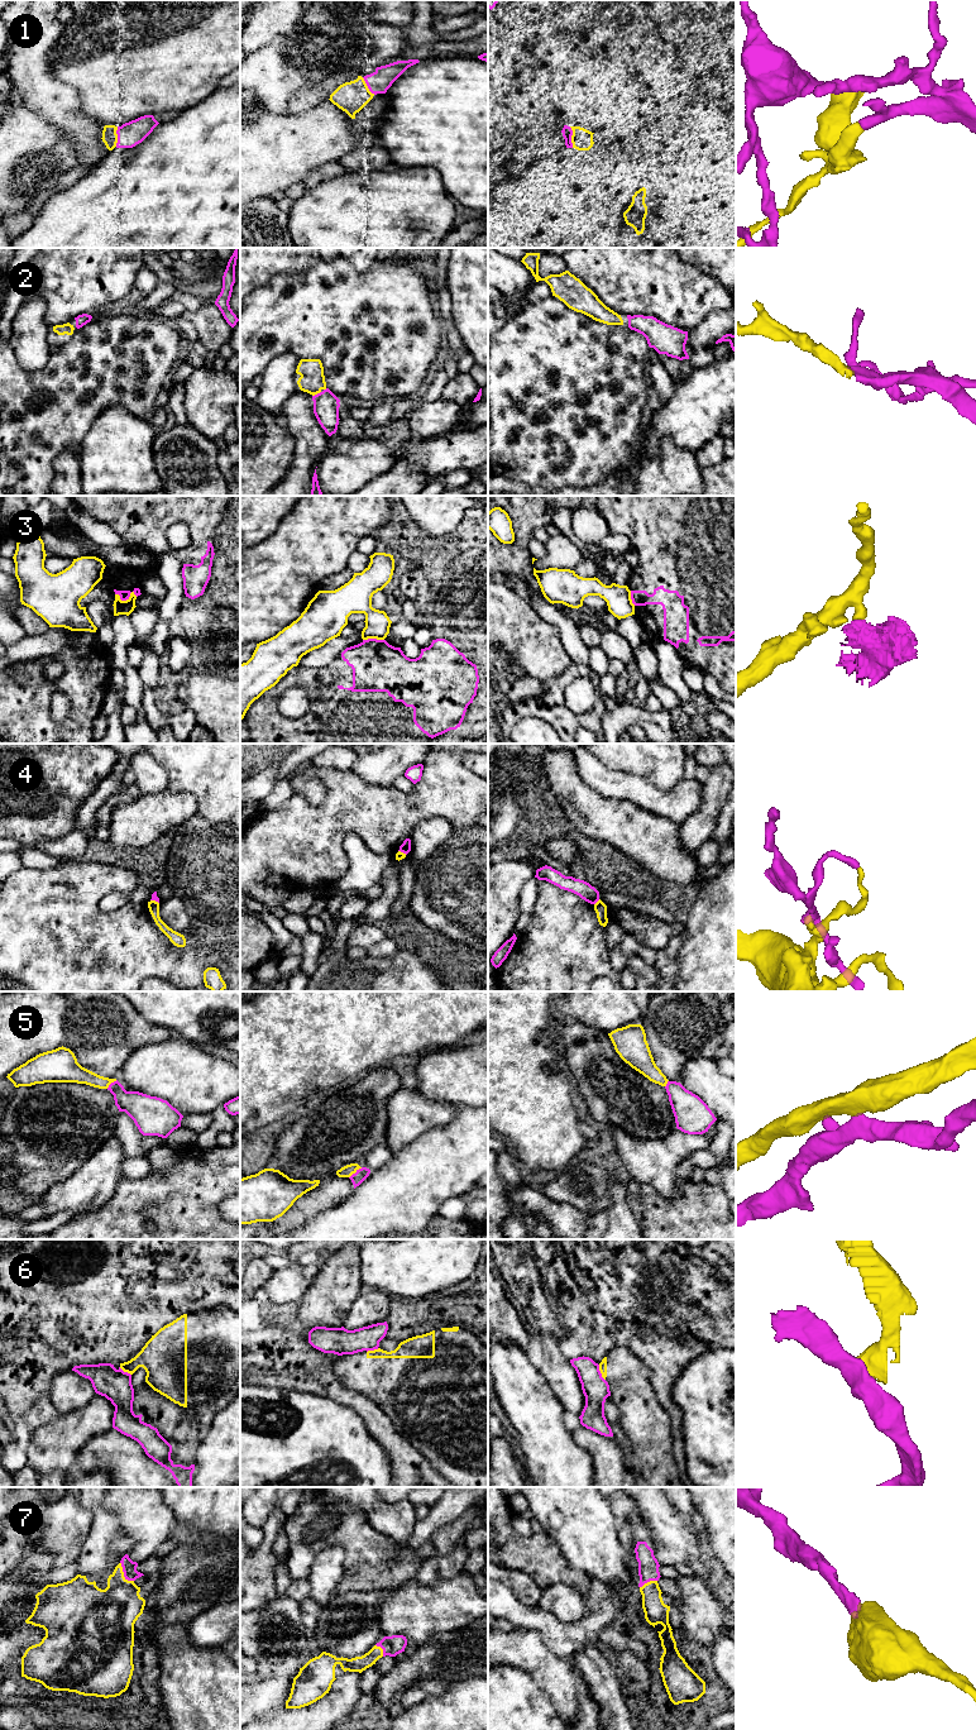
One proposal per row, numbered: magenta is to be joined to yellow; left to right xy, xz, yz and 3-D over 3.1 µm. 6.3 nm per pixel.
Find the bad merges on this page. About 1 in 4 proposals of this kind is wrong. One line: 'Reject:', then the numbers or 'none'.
Reject: 3, 4, 5, 6

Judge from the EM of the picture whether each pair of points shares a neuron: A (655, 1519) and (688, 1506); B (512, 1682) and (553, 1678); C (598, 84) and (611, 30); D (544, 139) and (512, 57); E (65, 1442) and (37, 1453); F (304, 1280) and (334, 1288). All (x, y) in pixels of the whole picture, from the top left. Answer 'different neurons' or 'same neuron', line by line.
A: different neurons
B: different neurons
C: same neuron
D: same neuron
E: same neuron
F: different neurons

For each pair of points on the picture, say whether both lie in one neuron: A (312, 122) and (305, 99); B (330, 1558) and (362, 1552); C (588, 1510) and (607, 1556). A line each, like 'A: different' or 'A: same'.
A: different
B: different
C: same

